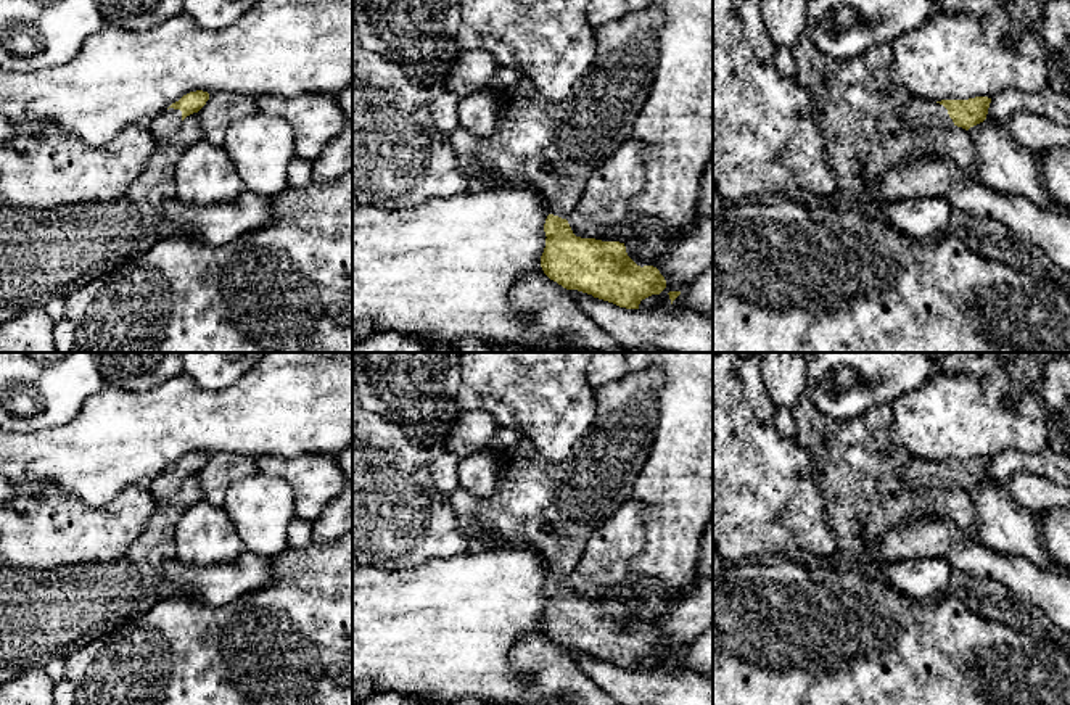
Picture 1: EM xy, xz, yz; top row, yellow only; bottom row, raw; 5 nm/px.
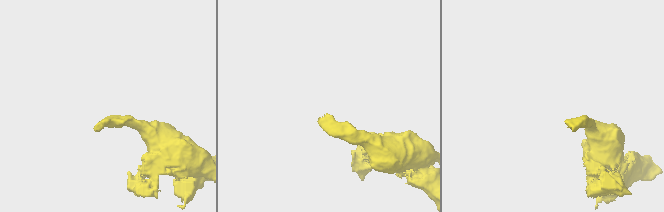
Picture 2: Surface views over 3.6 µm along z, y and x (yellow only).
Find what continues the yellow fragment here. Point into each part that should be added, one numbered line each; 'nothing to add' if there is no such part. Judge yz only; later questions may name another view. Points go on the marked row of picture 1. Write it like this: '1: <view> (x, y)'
1: yz (927, 115)

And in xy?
1: xy (169, 121)

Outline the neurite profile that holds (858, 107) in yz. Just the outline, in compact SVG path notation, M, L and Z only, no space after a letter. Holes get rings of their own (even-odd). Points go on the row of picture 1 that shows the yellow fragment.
M805 32L792 55L796 64L795 79L814 98L814 119L822 132L827 166L837 179L838 208L866 212L877 206L874 195L883 174L930 153L954 161L973 182L983 182L969 130L957 126L941 130L912 129L903 121L906 106L916 97L893 82L893 50L888 43L870 47L858 56L835 58L822 53Z

